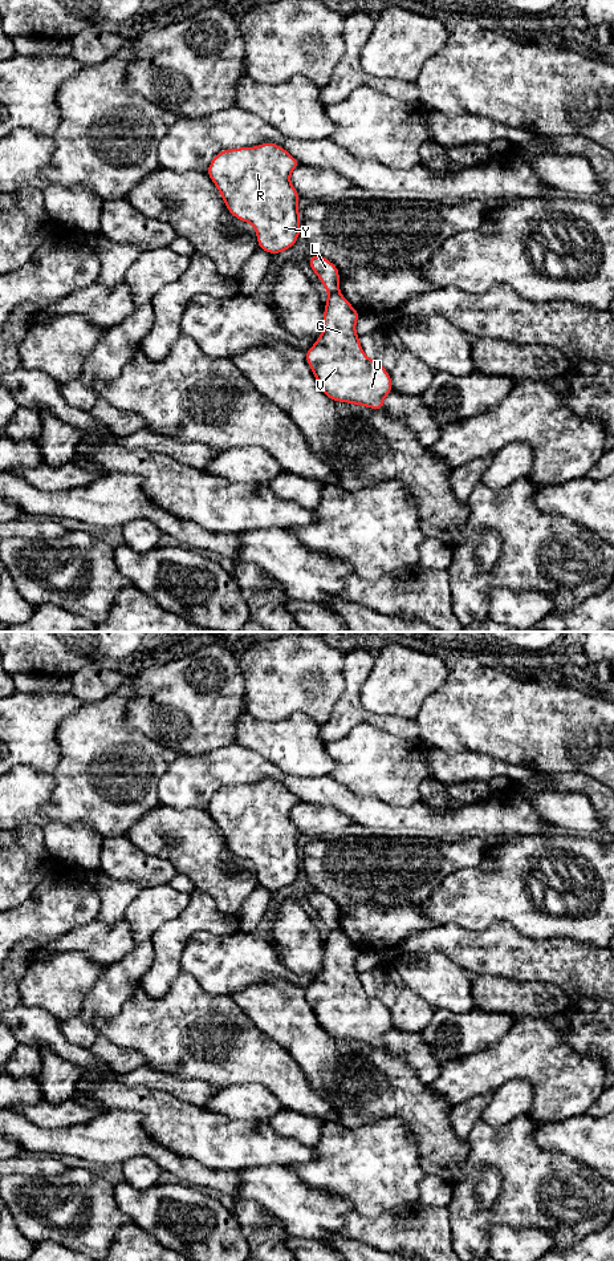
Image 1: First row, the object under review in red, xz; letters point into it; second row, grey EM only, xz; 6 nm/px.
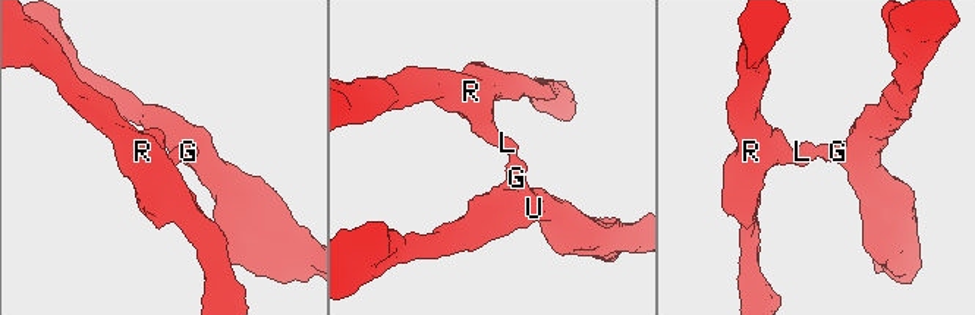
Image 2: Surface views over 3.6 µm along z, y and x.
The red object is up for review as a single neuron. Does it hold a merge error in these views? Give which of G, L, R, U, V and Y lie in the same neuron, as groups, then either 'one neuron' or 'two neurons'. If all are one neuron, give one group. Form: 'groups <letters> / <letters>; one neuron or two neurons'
groups G U V / L R Y; two neurons

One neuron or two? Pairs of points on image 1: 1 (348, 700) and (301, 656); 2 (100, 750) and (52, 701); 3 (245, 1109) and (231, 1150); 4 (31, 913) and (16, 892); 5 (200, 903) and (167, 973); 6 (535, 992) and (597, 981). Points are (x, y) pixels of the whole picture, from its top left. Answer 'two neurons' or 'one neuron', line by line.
1: two neurons
2: two neurons
3: two neurons
4: two neurons
5: one neuron
6: two neurons

